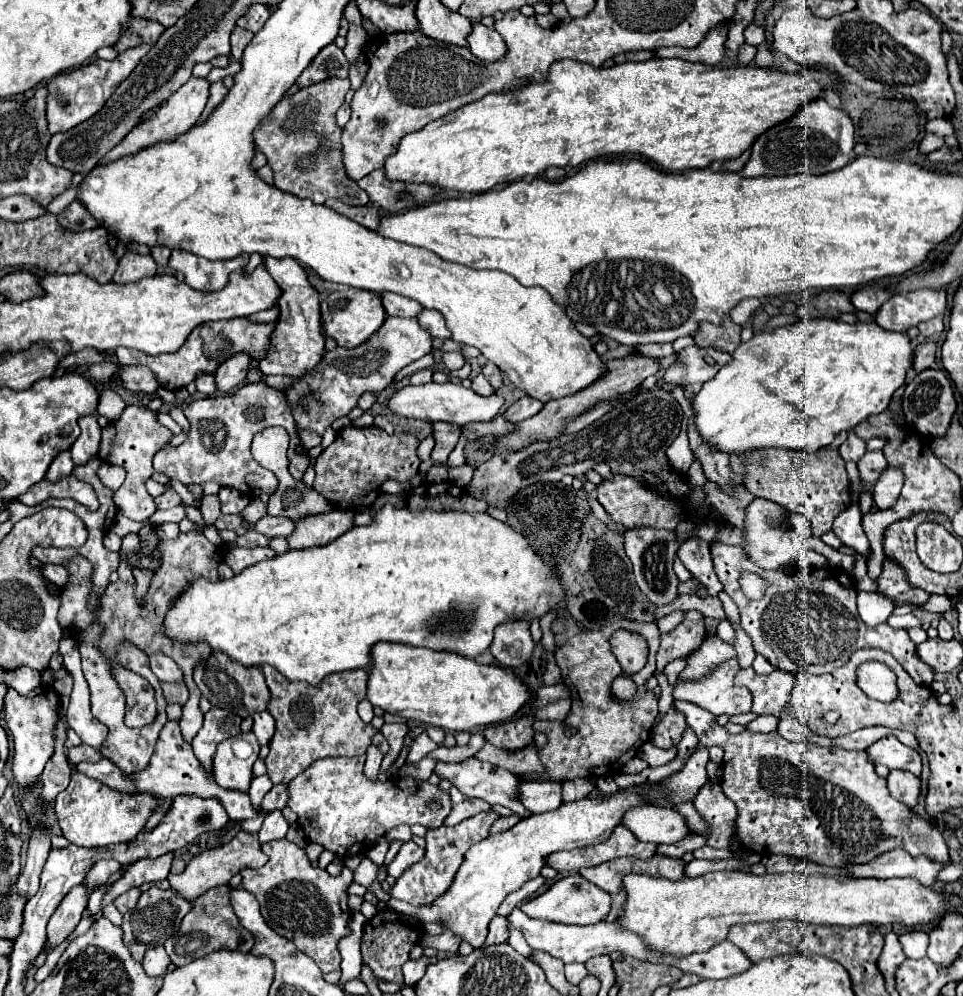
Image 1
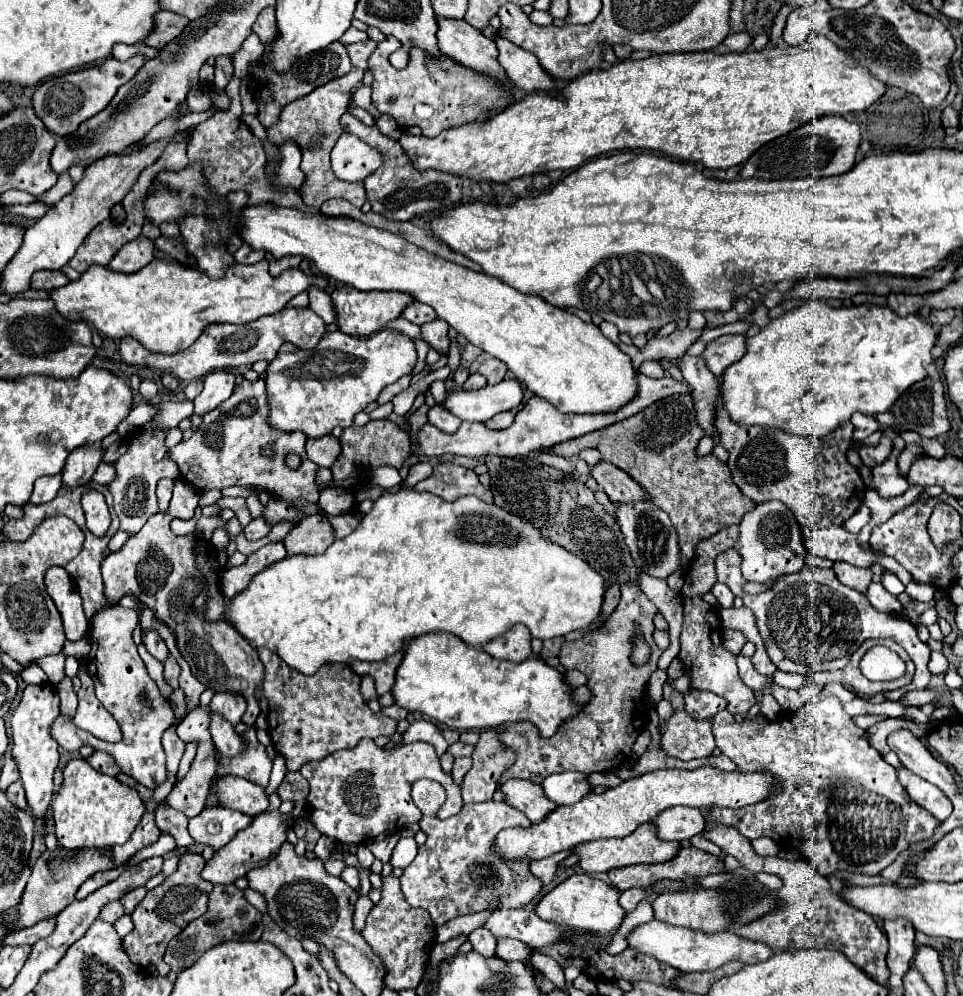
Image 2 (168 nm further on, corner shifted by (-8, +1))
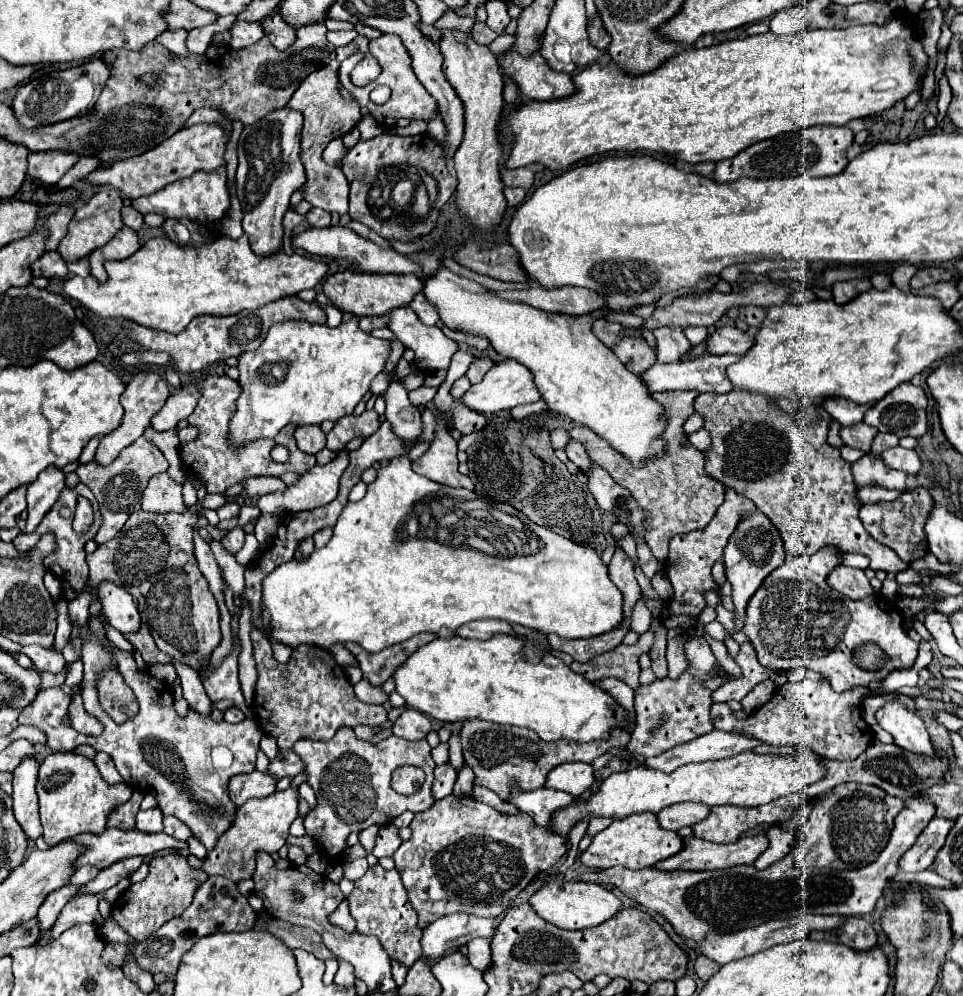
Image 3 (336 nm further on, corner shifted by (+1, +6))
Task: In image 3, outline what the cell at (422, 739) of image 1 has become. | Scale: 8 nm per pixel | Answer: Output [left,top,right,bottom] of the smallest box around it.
[294,727,436,857]

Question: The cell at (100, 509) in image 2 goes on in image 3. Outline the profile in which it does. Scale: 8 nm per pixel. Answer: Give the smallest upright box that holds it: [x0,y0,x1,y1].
[74,499,92,533]

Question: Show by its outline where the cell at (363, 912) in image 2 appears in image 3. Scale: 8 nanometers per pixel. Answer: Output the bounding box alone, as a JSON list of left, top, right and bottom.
[329,899,356,933]

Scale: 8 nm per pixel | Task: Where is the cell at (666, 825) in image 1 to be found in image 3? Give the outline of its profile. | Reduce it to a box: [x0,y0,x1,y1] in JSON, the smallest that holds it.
[658,803,710,831]

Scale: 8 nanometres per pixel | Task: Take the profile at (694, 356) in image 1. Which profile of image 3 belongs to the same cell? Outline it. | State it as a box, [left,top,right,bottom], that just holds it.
[706,327,754,355]

